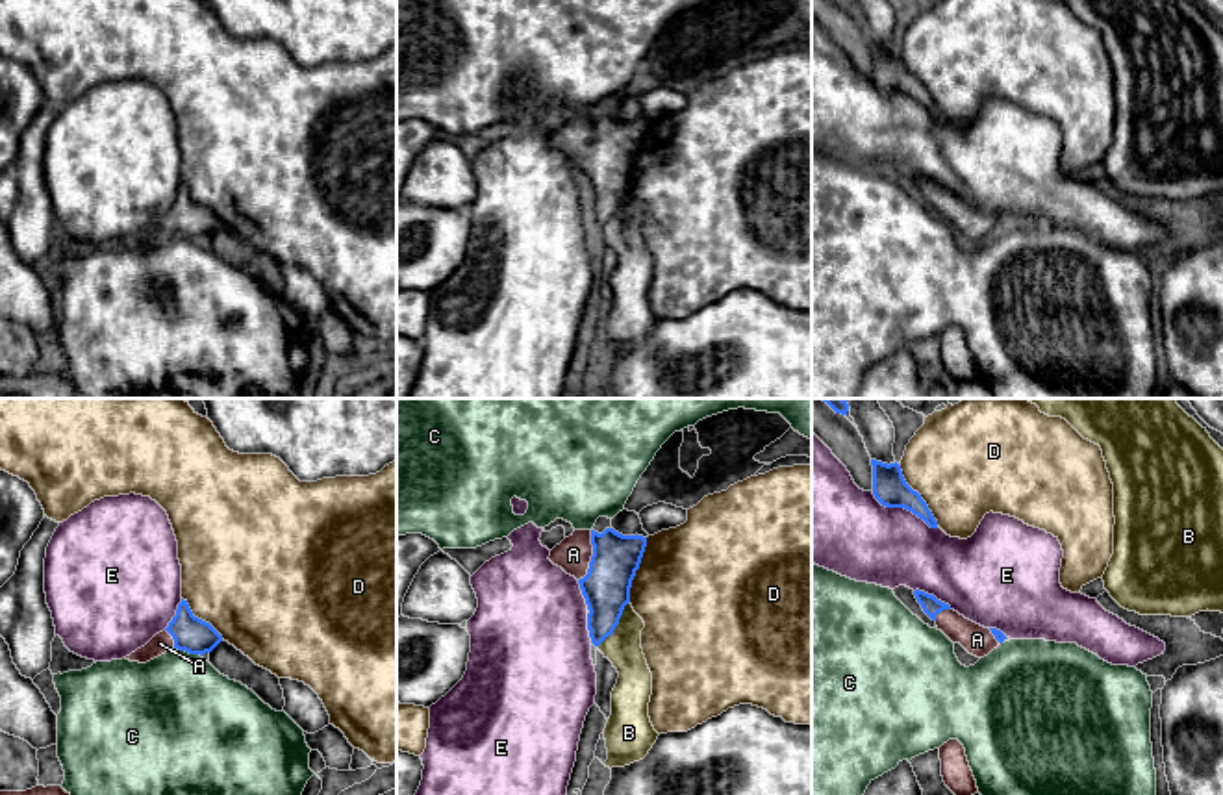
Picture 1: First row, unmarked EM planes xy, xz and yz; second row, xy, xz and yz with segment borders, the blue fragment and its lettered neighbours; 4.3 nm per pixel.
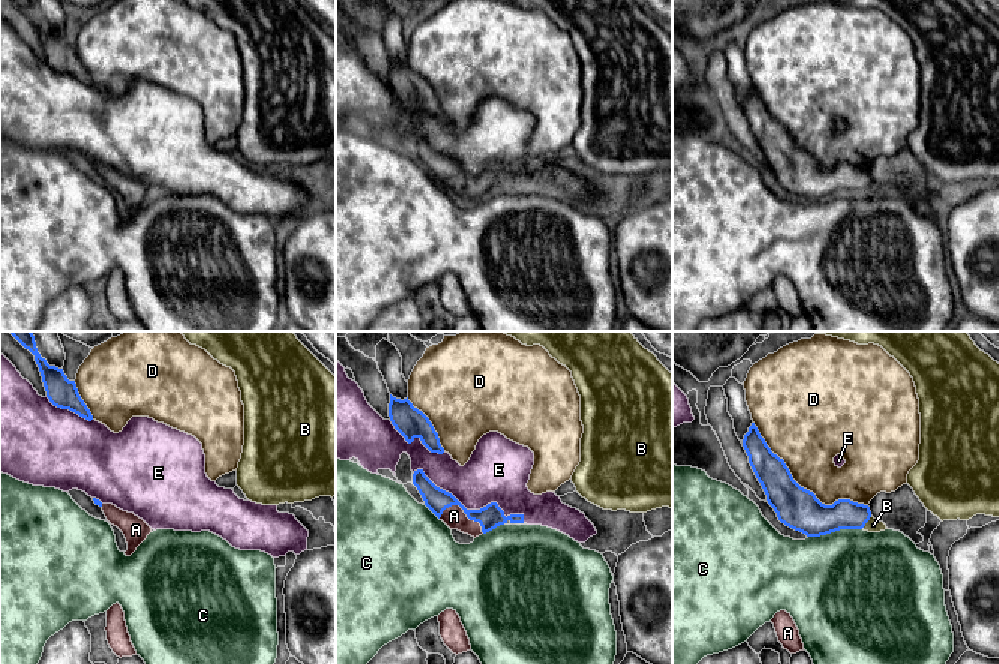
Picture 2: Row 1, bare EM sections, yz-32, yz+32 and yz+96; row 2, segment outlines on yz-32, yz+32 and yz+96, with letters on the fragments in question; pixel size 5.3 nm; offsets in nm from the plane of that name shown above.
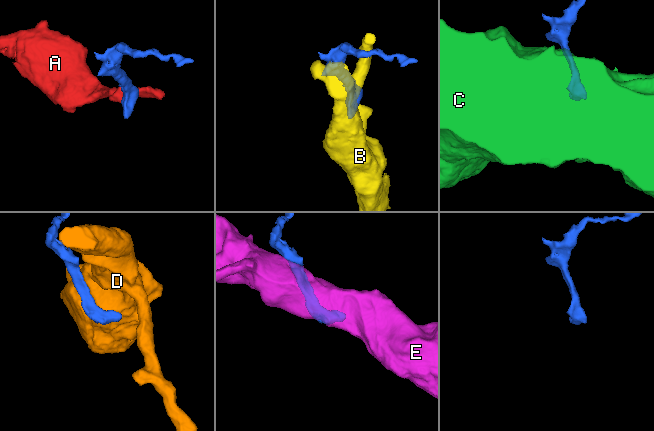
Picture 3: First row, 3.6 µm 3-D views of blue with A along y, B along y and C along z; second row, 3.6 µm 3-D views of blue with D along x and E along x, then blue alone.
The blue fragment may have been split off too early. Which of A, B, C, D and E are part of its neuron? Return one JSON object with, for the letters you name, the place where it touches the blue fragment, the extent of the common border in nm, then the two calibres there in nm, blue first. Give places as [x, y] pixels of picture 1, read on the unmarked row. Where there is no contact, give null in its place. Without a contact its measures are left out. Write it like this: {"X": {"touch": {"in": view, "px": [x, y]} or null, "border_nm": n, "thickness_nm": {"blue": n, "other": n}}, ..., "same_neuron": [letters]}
{"A": {"touch": {"in": "xz", "px": [592, 141]}, "border_nm": 240, "thickness_nm": {"blue": 200, "other": 160}}, "same_neuron": ["A"]}

